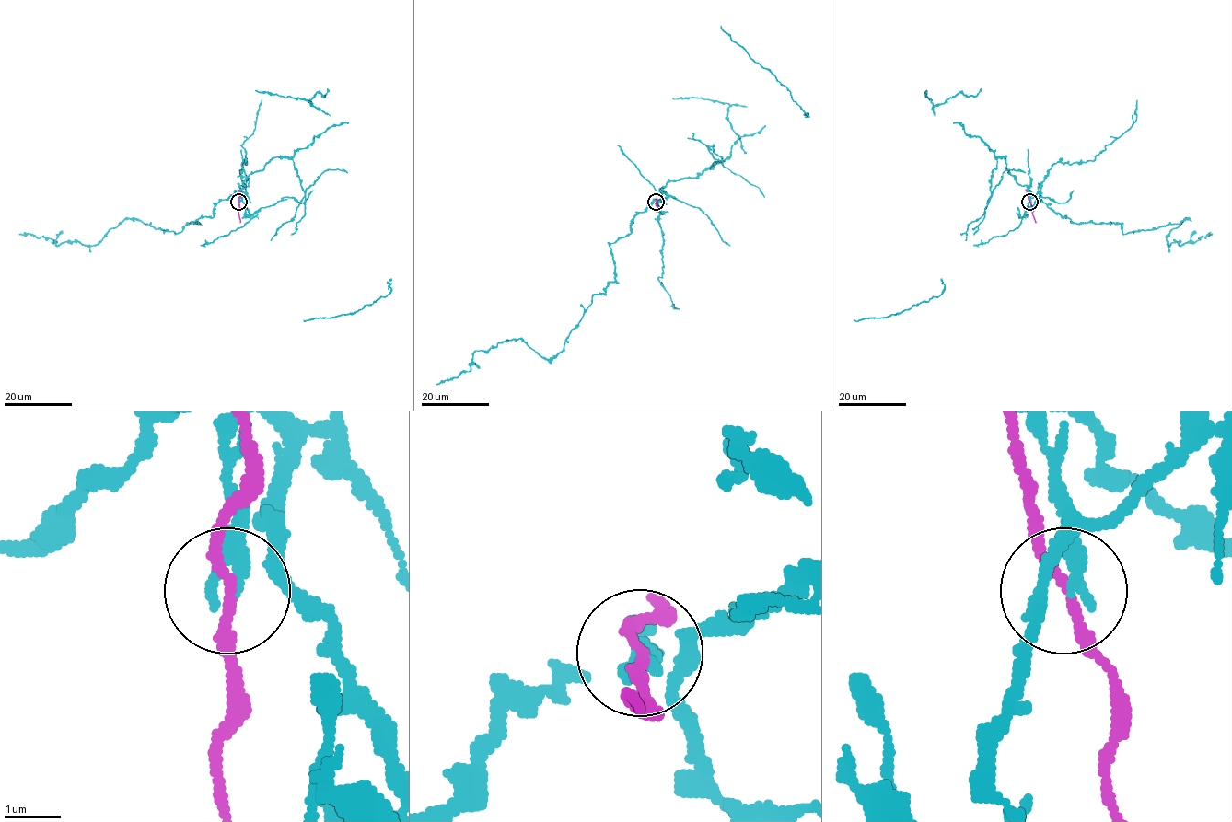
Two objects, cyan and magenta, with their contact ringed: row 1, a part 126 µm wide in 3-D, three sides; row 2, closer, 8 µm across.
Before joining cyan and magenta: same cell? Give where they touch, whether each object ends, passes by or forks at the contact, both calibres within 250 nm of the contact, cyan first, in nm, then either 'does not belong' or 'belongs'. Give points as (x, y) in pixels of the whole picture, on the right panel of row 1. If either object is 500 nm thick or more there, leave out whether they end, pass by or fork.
at (1029, 202); cyan passes by; magenta passes by; 180 nm thick on the cyan side, 170 nm on the other; does not belong

